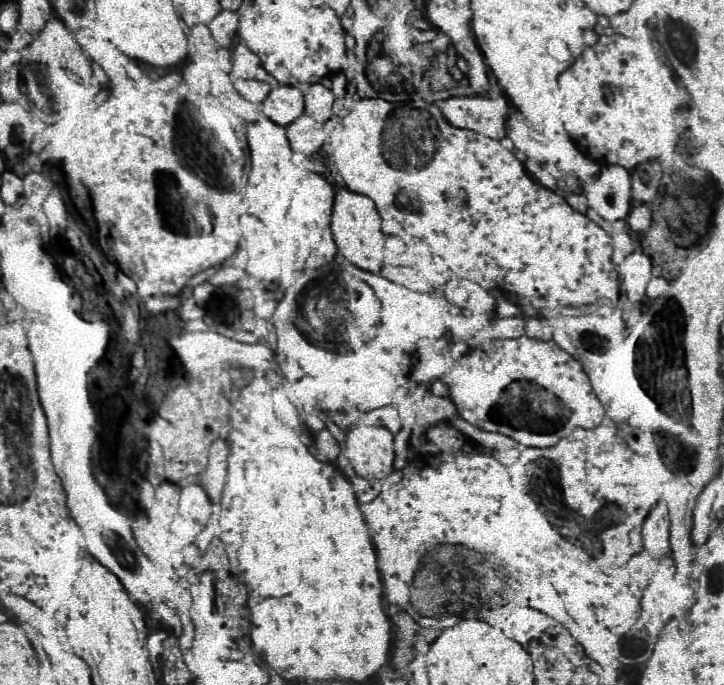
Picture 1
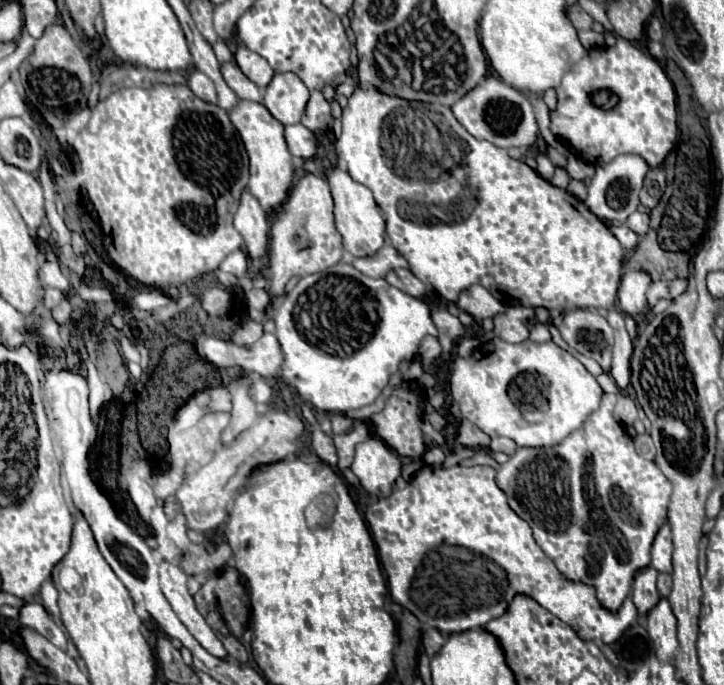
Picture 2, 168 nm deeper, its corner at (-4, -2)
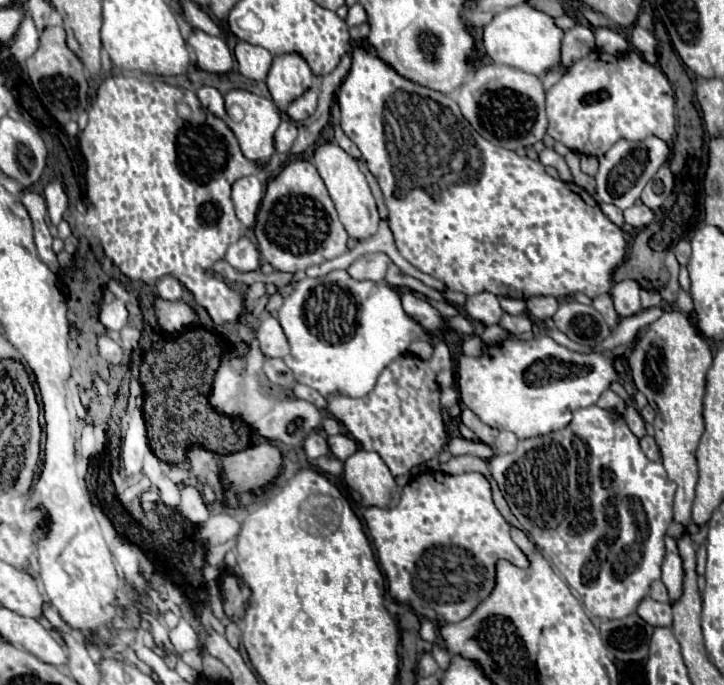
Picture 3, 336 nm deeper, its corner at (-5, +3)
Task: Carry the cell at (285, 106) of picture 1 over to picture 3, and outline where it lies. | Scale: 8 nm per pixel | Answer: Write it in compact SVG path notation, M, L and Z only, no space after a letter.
M297 53L275 57L267 75L267 87L279 111L285 111L295 97L301 97L311 87L311 81L313 73Z

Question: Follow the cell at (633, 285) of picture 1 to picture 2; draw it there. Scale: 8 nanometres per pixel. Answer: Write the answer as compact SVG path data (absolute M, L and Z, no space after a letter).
M624 268L620 288L618 288L618 308L626 312L628 316L638 316L648 310L646 304L646 290L652 284L650 276L646 272L636 272L630 268Z

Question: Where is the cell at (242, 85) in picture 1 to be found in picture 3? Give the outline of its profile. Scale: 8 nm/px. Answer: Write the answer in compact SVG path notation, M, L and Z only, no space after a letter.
M193 31L189 43L197 53L197 65L207 73L229 73L233 69L233 55L221 37L211 37L203 31Z

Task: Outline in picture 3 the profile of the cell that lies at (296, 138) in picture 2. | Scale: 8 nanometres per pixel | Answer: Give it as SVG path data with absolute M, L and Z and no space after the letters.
M283 119L277 133L275 133L275 149L277 153L287 153L291 149L291 145L297 139L297 125L289 119Z

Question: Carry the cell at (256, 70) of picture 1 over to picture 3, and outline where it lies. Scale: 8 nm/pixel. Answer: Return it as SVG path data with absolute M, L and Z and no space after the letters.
M237 41L235 59L237 59L237 71L251 81L265 81L273 63L273 57L267 49L255 47L245 41Z

